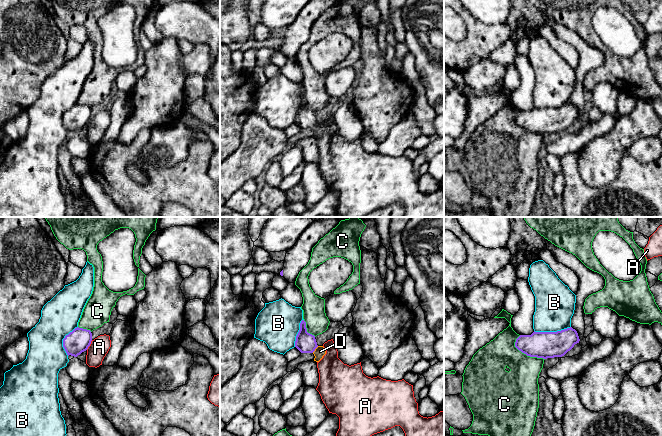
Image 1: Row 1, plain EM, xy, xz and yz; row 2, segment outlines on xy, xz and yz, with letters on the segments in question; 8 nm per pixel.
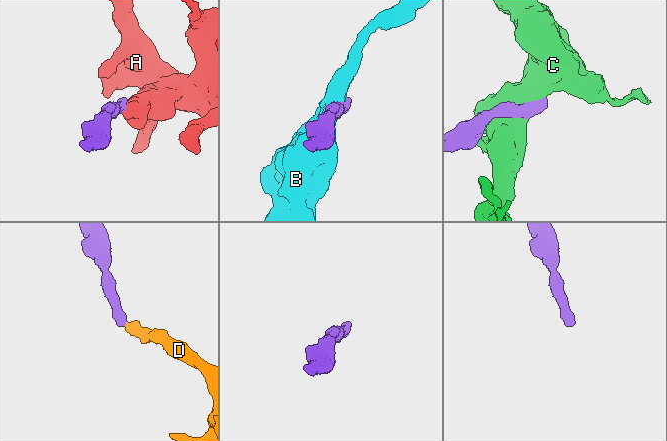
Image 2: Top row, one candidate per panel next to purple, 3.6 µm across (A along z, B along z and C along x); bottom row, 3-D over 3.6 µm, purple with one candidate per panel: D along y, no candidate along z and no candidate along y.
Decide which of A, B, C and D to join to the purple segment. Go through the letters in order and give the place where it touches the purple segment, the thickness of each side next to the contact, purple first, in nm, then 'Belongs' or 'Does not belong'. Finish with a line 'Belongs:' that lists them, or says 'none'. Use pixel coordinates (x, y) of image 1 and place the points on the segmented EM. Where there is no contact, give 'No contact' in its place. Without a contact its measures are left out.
A: Touches purple at xy (89, 345). Thickness 190 nm (purple) against 160 nm. Does not belong
B: Touches purple at yz (552, 332). Thickness 220 nm (purple) against 320 nm. Does not belong
C: Touches purple at yz (526, 354). Thickness 220 nm (purple) against 280 nm. Does not belong
D: Touches purple at xz (315, 348). Thickness 160 nm (purple) against 90 nm. Belongs
Belongs: D

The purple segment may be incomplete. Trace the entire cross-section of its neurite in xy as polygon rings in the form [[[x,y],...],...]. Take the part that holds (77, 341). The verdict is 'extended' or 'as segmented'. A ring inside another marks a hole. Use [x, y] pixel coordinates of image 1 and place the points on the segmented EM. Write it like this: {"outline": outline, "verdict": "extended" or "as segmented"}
{"outline": [[[75,328],[63,339],[63,347],[67,355],[77,357],[86,351],[92,341],[92,333],[90,330],[83,328]]], "verdict": "as segmented"}

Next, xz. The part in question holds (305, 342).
{"outline": [[[304,320],[300,323],[300,330],[296,336],[295,347],[301,353],[313,353],[314,361],[319,362],[326,354],[326,348],[318,346],[315,336],[307,332],[306,322]]], "verdict": "extended"}

